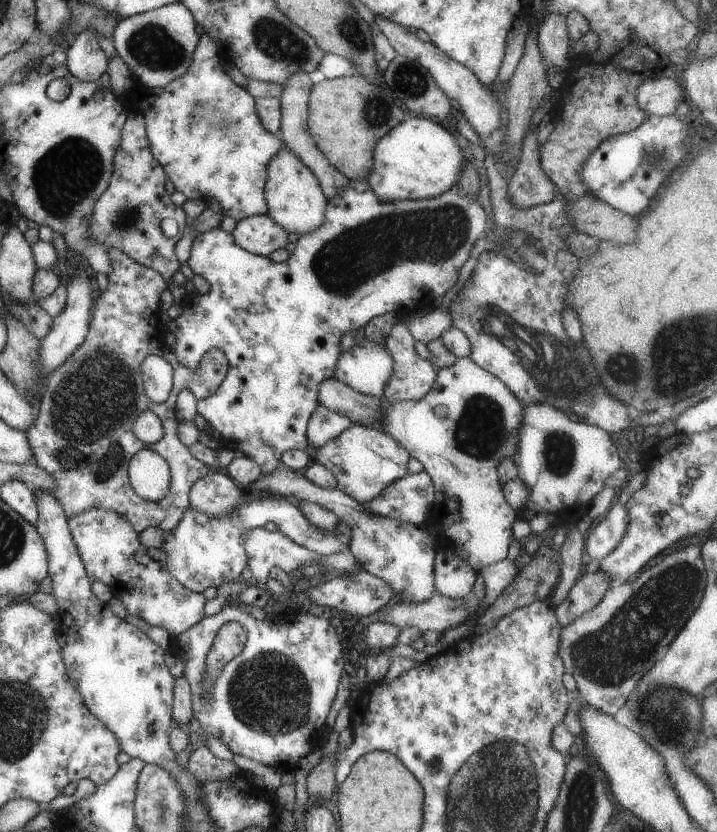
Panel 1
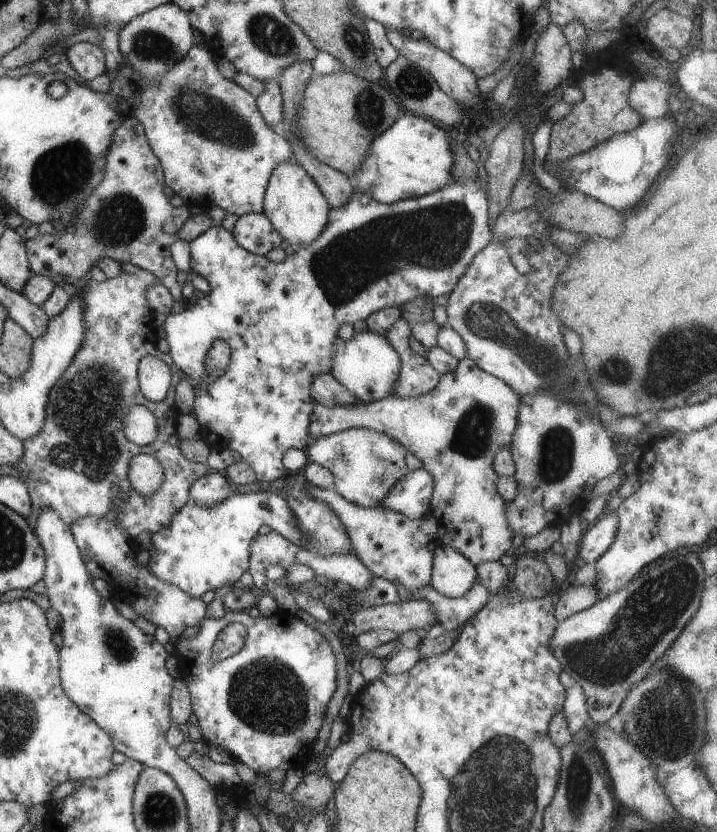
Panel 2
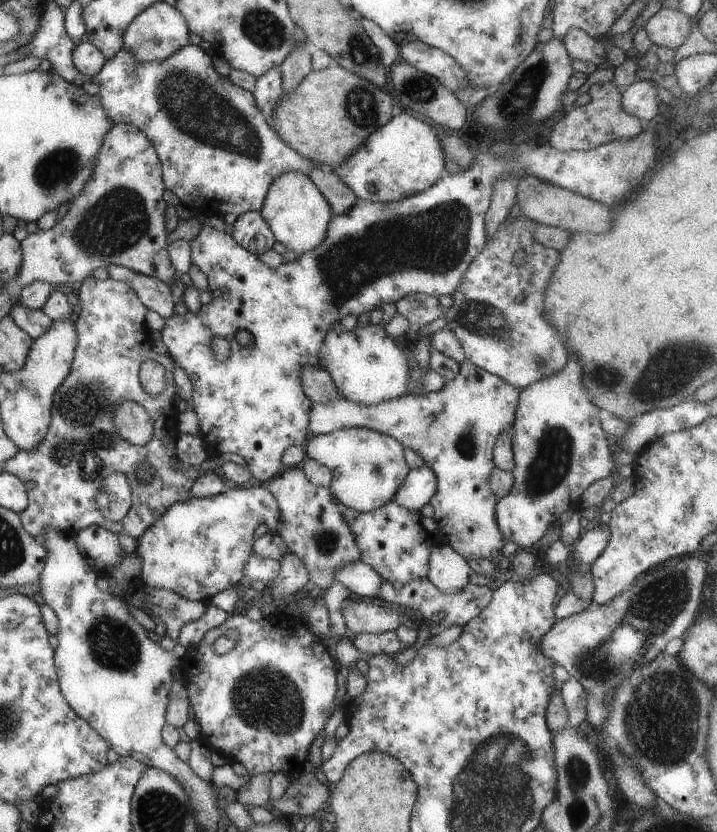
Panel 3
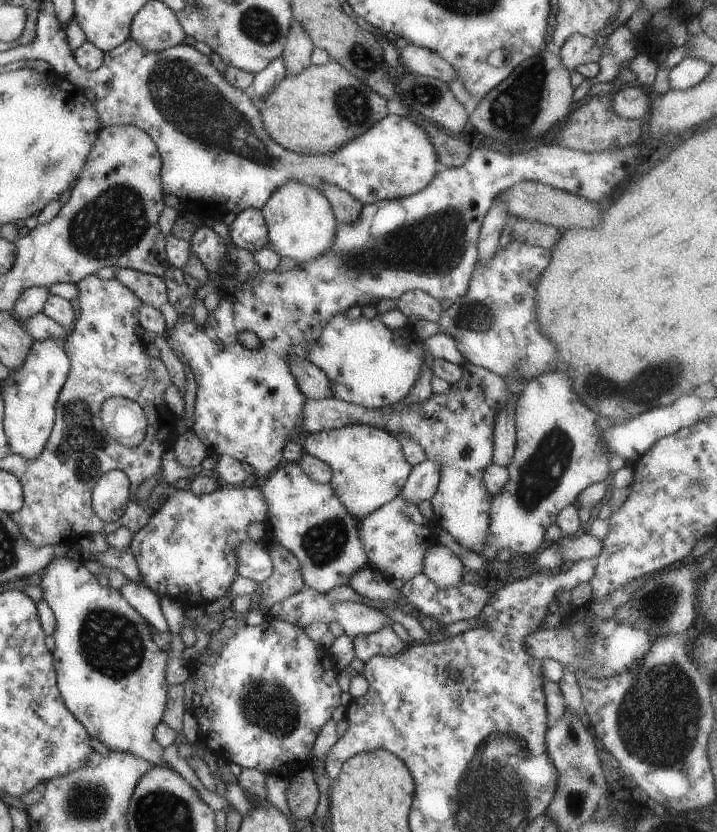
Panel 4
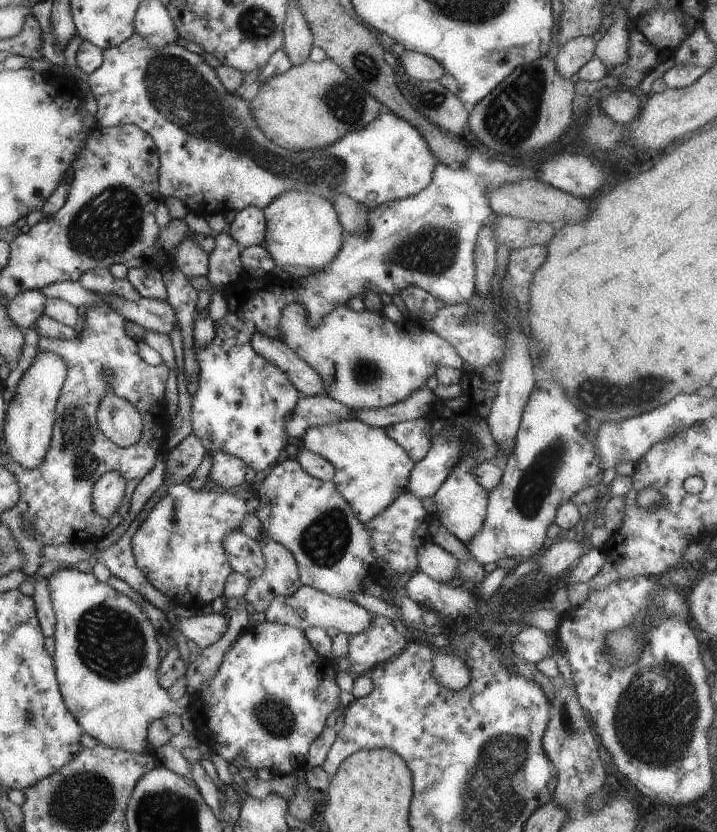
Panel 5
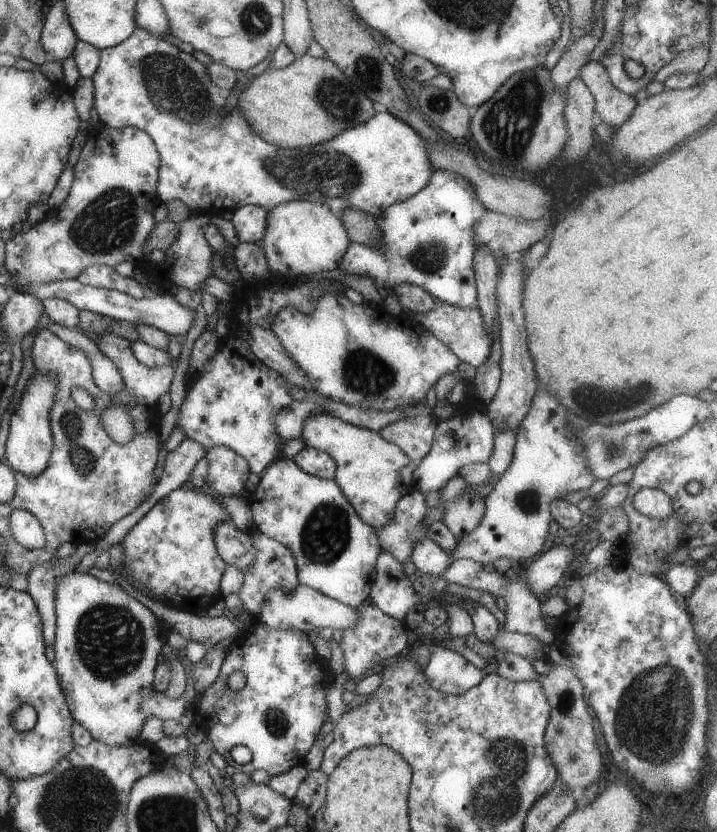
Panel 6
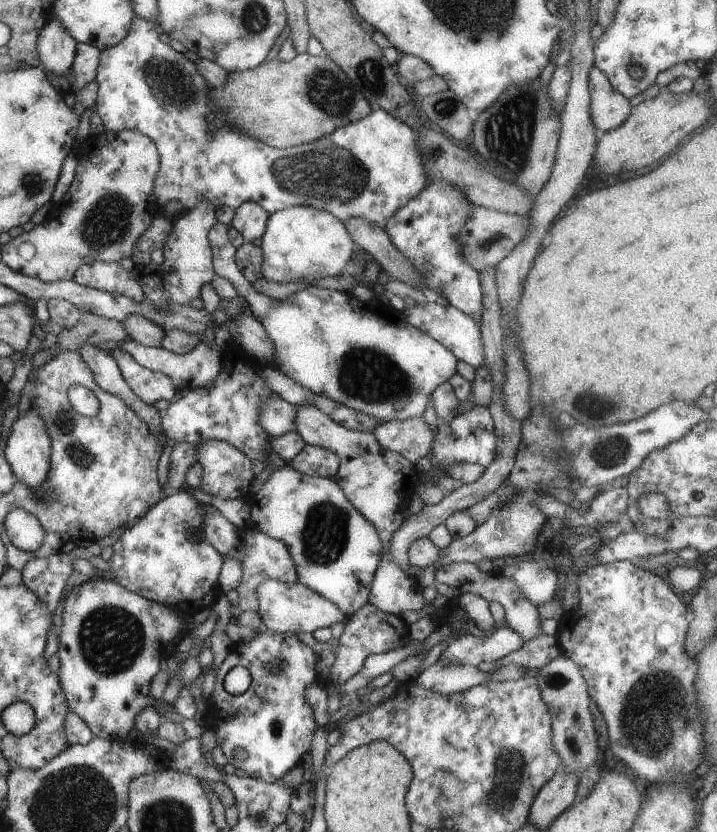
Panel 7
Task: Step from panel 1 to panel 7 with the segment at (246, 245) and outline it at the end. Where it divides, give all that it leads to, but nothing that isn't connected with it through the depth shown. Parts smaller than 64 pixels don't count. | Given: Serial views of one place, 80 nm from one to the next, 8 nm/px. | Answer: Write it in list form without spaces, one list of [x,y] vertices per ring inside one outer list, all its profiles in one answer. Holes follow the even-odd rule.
[[[245,201],[234,210],[230,225],[244,241],[251,242],[263,234],[268,215],[258,204]]]

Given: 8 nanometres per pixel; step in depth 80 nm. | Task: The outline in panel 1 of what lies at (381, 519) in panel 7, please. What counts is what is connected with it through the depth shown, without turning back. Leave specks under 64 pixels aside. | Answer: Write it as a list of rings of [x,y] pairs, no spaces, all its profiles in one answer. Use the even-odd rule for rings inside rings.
[[[352,424],[319,448],[308,451],[311,462],[325,466],[335,478],[335,489],[359,504],[371,502],[389,485],[408,474],[409,454],[391,436],[367,425]]]

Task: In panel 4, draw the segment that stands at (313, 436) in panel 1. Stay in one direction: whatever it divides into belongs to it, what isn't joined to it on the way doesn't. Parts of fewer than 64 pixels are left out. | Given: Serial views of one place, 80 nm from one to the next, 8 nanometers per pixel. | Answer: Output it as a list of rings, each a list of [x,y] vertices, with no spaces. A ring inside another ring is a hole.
[[[471,363],[461,364],[462,375],[458,381],[451,383],[447,392],[431,393],[424,401],[412,405],[402,405],[397,402],[391,407],[380,409],[364,409],[331,396],[328,399],[305,399],[302,404],[303,434],[316,433],[336,429],[348,424],[364,424],[387,431],[391,435],[405,435],[416,442],[425,453],[427,459],[434,460],[439,465],[440,480],[435,494],[429,499],[435,516],[437,527],[447,531],[453,540],[467,551],[479,553],[486,546],[486,536],[489,526],[490,495],[482,481],[485,467],[492,462],[492,428],[498,410],[508,401],[508,390],[503,377],[489,372]]]

